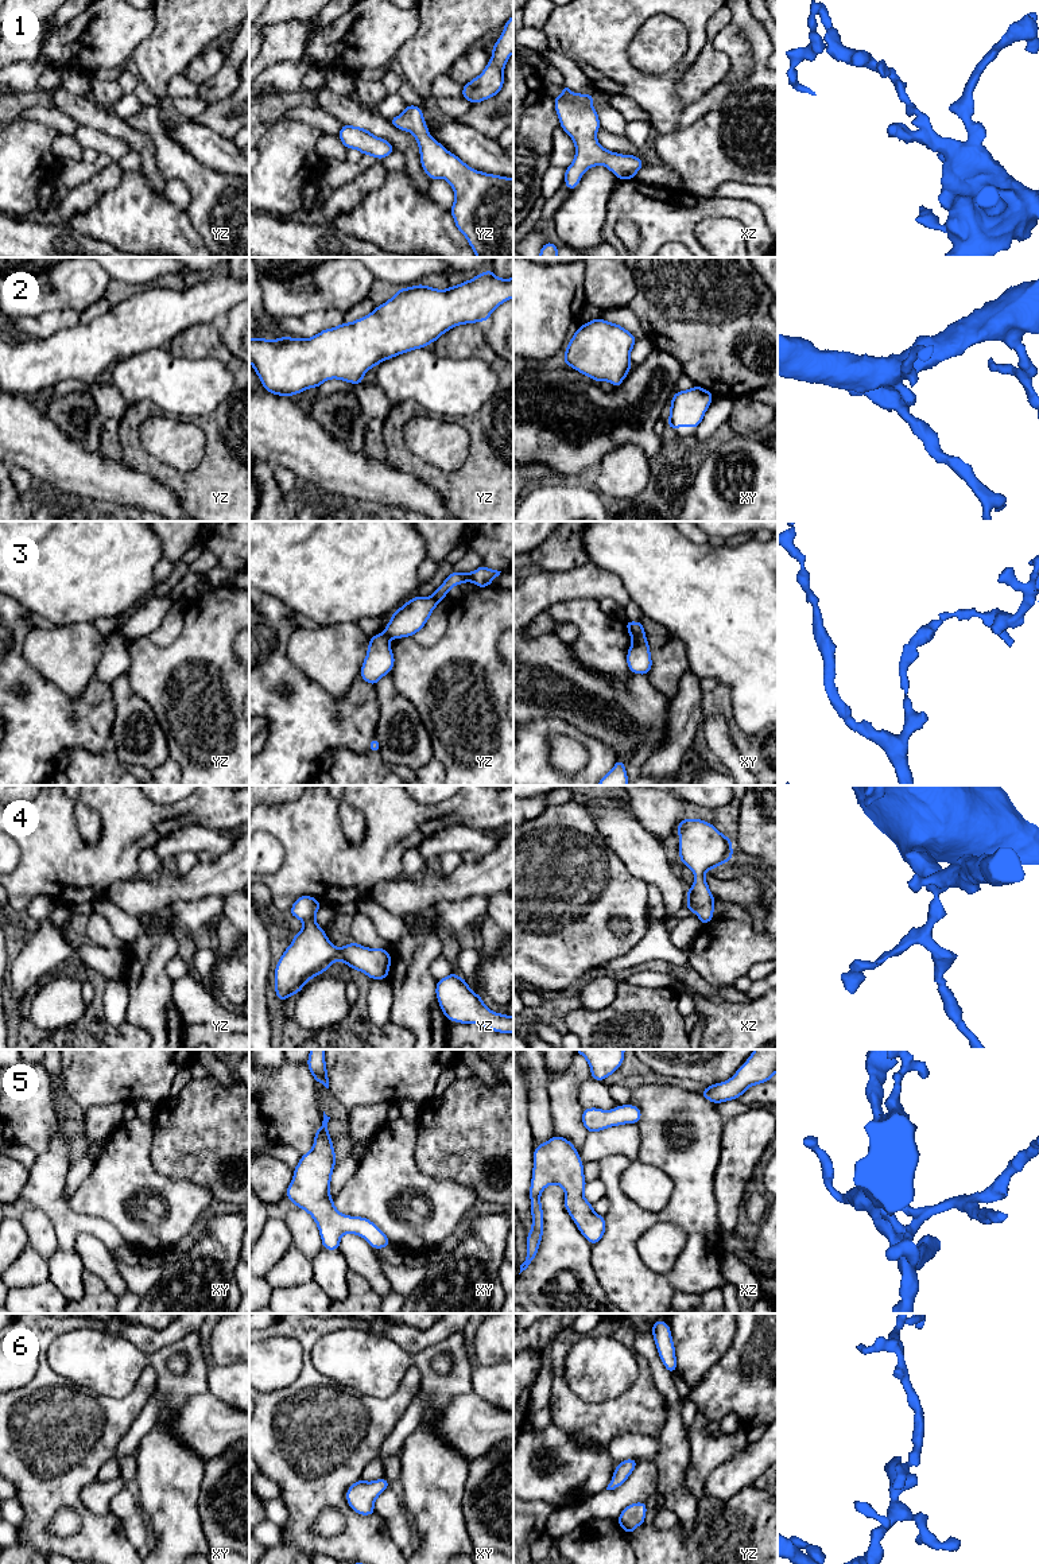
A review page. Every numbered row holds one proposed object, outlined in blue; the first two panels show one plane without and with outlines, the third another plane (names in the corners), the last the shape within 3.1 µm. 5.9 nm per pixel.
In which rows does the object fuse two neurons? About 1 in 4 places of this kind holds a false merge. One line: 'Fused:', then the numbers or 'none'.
Fused: 3

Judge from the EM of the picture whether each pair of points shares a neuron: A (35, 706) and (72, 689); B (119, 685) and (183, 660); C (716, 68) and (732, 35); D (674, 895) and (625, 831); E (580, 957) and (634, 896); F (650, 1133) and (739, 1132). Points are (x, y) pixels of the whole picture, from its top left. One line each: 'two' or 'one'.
A: two
B: two
C: two
D: one
E: one
F: two

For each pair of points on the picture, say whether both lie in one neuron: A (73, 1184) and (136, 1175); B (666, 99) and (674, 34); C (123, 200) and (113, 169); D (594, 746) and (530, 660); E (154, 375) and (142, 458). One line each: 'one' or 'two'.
A: two
B: two
C: two
D: two
E: two

